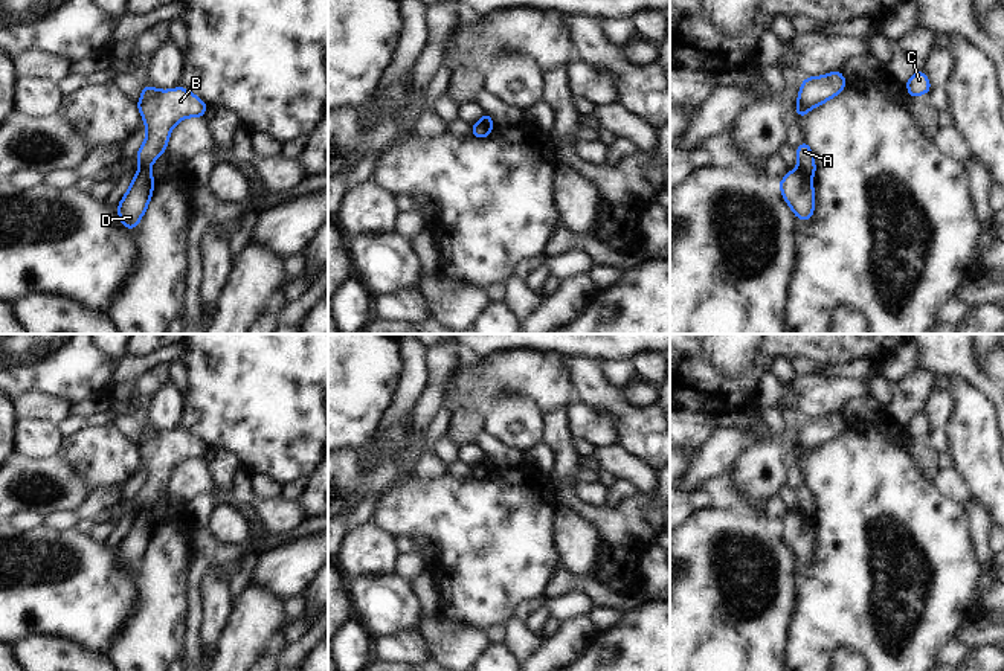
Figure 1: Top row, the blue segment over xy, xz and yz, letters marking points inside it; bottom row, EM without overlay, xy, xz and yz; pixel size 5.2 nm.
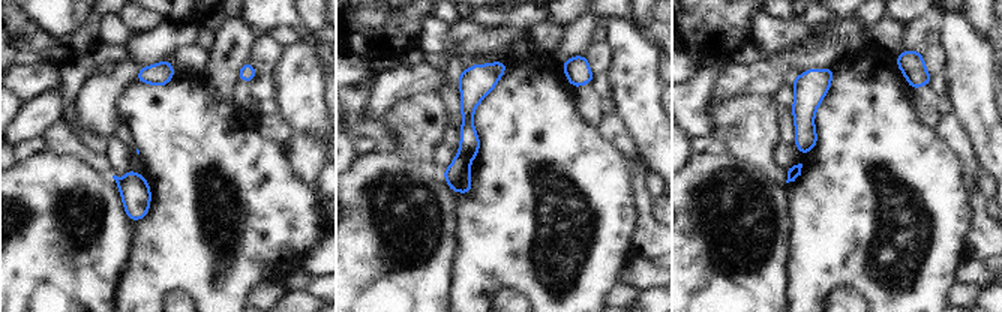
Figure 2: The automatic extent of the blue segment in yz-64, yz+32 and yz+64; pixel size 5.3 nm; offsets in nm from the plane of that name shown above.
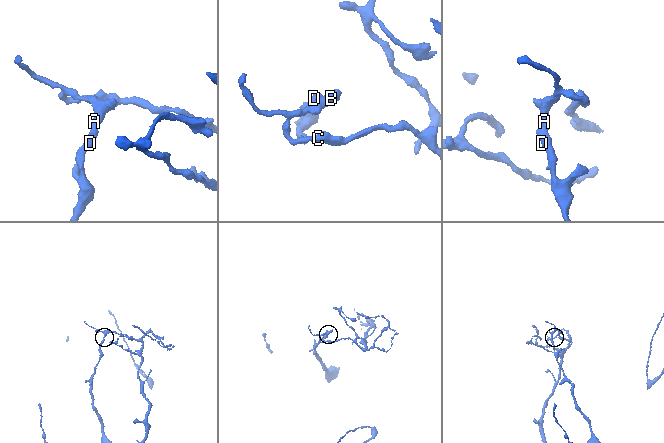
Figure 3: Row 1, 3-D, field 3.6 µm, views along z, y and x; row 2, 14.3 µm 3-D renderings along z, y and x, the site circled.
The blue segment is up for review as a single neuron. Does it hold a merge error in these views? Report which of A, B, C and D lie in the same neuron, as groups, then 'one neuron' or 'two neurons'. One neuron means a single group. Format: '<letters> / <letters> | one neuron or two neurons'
A B C / D | two neurons

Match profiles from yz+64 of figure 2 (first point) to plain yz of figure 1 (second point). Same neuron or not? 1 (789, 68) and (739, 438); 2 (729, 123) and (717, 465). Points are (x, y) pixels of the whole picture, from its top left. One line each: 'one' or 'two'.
1: one
2: two

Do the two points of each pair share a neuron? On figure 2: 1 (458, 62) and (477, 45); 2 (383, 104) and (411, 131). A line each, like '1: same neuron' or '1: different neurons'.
1: different neurons
2: different neurons

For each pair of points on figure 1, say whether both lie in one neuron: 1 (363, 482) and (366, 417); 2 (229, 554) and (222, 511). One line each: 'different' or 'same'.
1: different
2: different

